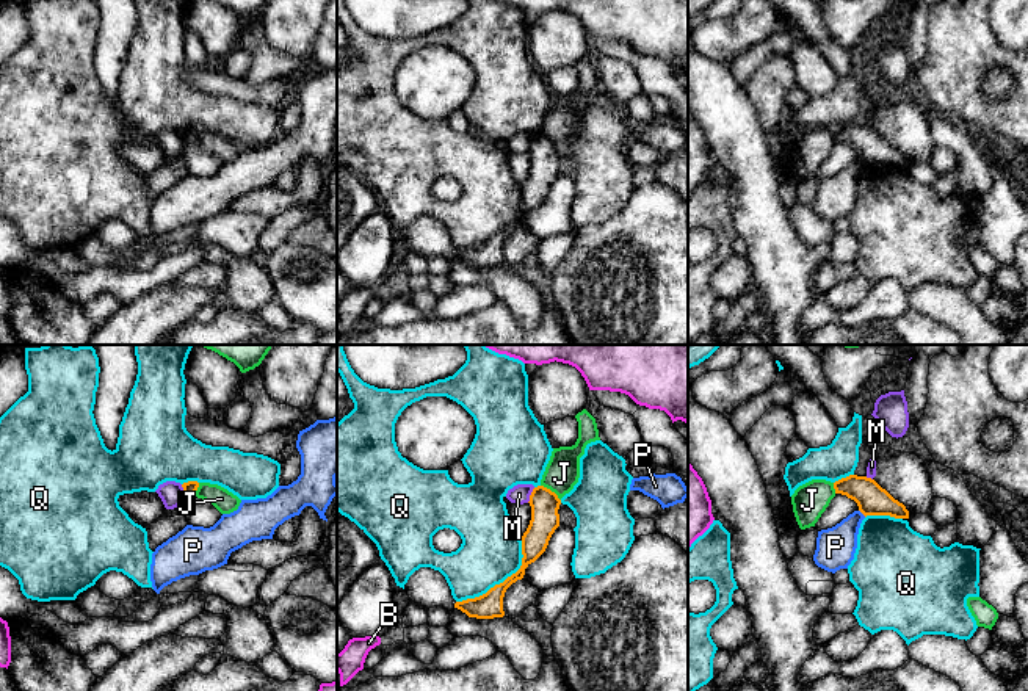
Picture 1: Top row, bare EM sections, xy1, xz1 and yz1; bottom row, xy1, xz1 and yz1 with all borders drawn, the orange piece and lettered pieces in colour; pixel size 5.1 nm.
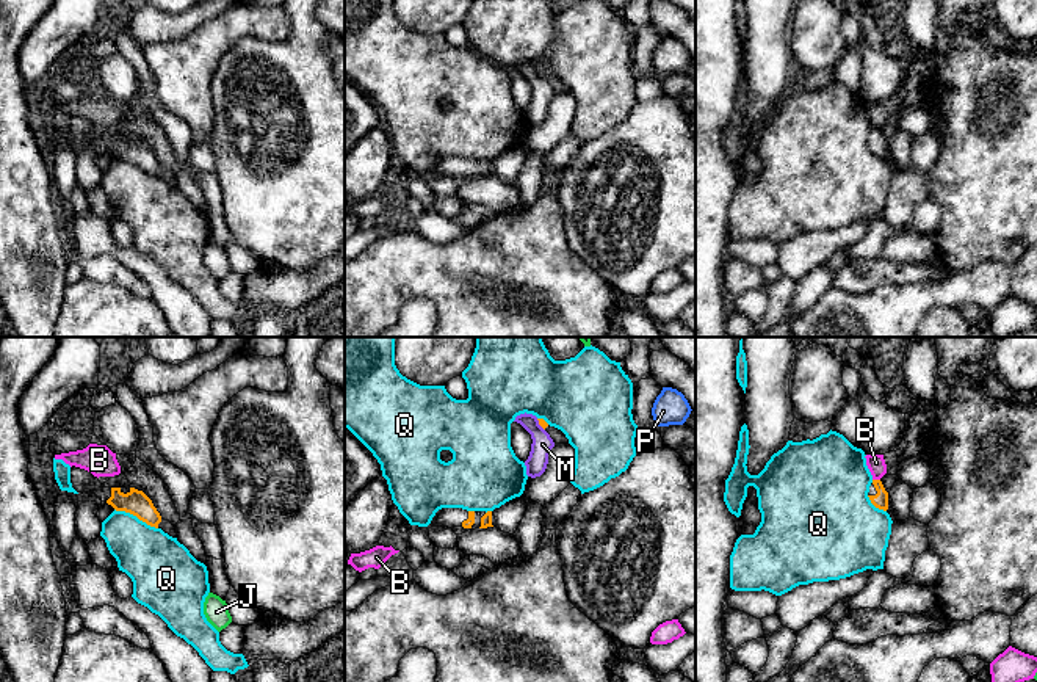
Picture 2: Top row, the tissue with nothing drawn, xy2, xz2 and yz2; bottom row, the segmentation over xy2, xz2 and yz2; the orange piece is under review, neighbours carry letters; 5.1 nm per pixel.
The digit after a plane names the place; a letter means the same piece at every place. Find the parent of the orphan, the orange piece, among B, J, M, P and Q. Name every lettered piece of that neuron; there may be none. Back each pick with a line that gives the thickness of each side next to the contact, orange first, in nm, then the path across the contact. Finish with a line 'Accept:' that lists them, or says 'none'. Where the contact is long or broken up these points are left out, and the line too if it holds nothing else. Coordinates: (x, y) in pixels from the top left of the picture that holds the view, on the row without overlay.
Accept: none

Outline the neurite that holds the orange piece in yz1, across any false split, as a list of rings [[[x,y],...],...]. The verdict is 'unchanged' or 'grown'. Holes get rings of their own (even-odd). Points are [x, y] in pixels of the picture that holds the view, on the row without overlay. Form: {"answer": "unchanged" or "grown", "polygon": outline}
{"answer": "unchanged", "polygon": [[[849,124],[834,132],[835,143],[854,149],[859,160],[867,165],[890,165],[895,168],[909,168],[909,160],[895,149],[874,128]]]}

